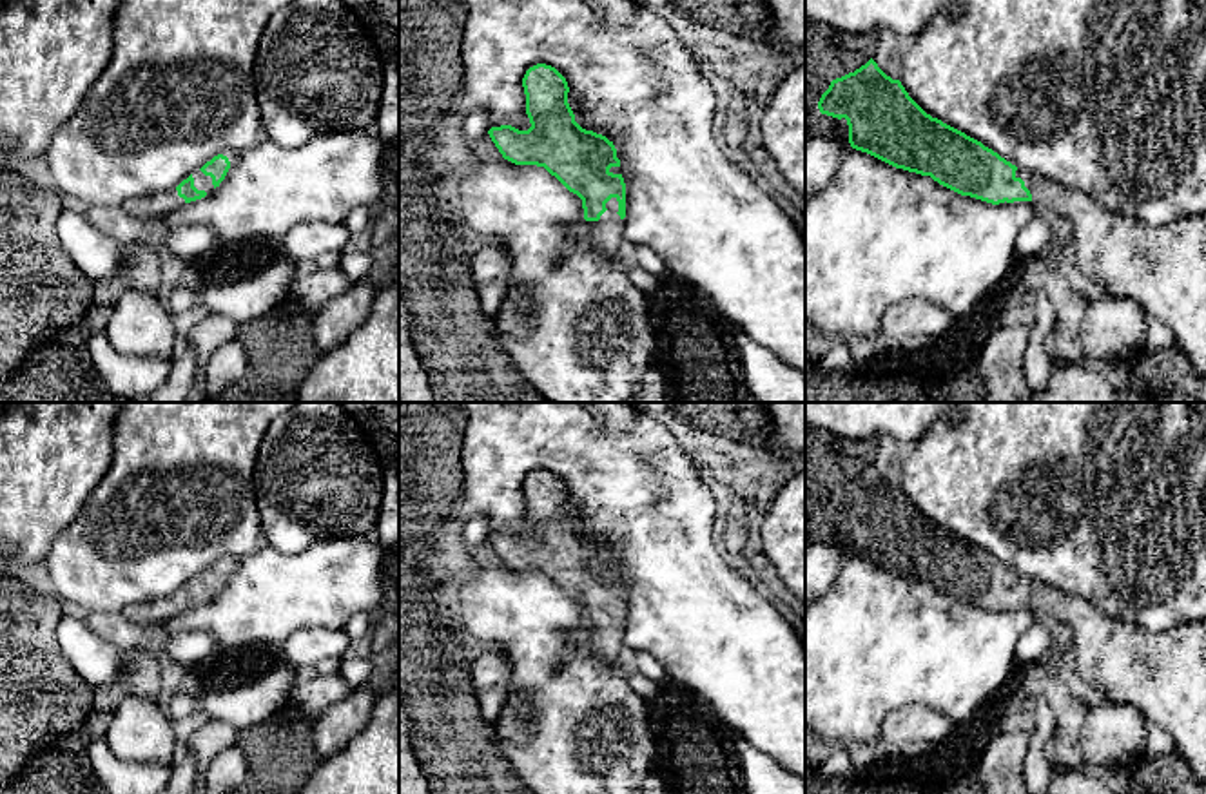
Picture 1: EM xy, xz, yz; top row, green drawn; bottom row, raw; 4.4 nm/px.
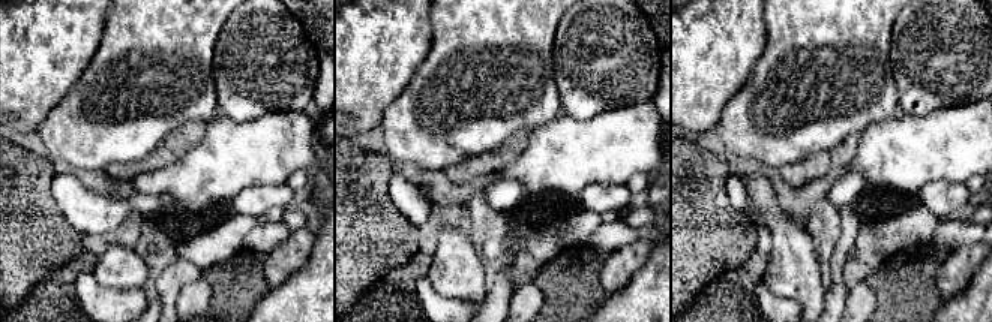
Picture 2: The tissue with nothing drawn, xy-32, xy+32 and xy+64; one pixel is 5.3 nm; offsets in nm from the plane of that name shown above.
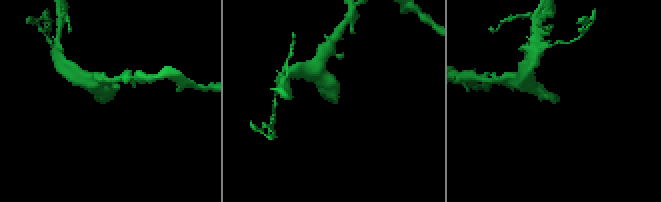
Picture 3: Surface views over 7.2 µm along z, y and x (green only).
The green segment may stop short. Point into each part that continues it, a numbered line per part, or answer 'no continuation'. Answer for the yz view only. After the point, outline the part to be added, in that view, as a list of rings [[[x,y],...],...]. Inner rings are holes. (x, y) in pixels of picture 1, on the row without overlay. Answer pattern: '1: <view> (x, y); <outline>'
1: yz (1163, 675); [[[1016,576],[1036,613],[1070,627],[1077,676],[1114,703],[1135,705],[1146,720],[1168,731],[1190,772],[1206,787],[1206,616],[1168,631],[1148,631],[1097,611],[1083,598],[1048,584]]]

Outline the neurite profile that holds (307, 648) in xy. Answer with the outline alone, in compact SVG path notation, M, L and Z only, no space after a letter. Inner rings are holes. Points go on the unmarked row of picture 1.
M299 629L277 647L281 663L316 667L325 658L343 660L352 640L345 629Z

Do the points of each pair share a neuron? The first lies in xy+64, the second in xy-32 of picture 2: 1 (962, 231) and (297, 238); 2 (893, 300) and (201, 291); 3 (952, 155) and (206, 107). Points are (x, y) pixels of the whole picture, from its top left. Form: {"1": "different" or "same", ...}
{"1": "different", "2": "different", "3": "different"}

